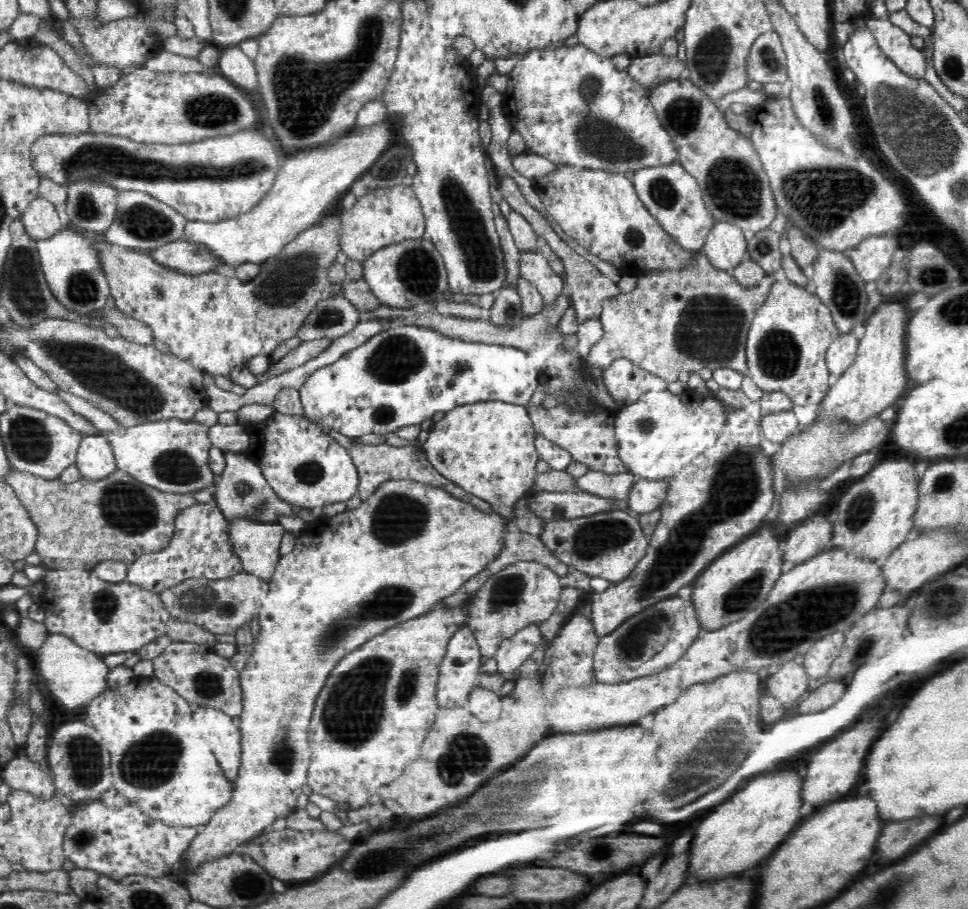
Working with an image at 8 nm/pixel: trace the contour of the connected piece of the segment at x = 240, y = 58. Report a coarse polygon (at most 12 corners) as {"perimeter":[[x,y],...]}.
{"perimeter":[[240,47],[222,52],[220,74],[244,90],[257,89],[255,61]]}

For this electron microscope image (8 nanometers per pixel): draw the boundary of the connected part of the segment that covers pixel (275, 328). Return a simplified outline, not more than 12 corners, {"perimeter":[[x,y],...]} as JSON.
{"perimeter":[[340,207],[252,280],[98,240],[115,306],[228,377],[298,335]]}

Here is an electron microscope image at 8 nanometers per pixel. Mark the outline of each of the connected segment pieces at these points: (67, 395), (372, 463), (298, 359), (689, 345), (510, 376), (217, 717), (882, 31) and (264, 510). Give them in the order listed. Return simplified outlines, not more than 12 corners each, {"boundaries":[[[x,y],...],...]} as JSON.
{"boundaries":[[[62,389],[56,393],[76,414],[89,420],[98,434],[121,424],[88,400]],[[356,444],[357,496],[388,480],[441,488],[482,511],[488,502],[442,476],[416,446]],[[302,341],[282,360],[271,362],[268,372],[258,374],[262,382],[326,350],[332,341]],[[702,251],[603,300],[589,367],[746,374],[783,268],[740,284]],[[384,328],[299,393],[357,439],[438,412],[525,406],[526,351]],[[194,707],[196,729],[208,740],[224,776],[240,768],[240,719]],[[870,18],[880,50],[904,74],[922,80],[924,50],[889,22]],[[224,451],[214,502],[228,520],[295,516],[262,470]]]}

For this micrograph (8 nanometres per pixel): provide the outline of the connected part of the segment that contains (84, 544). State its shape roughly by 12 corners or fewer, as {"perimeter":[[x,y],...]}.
{"perimeter":[[118,469],[6,477],[45,570],[128,565],[173,540],[192,495]]}

